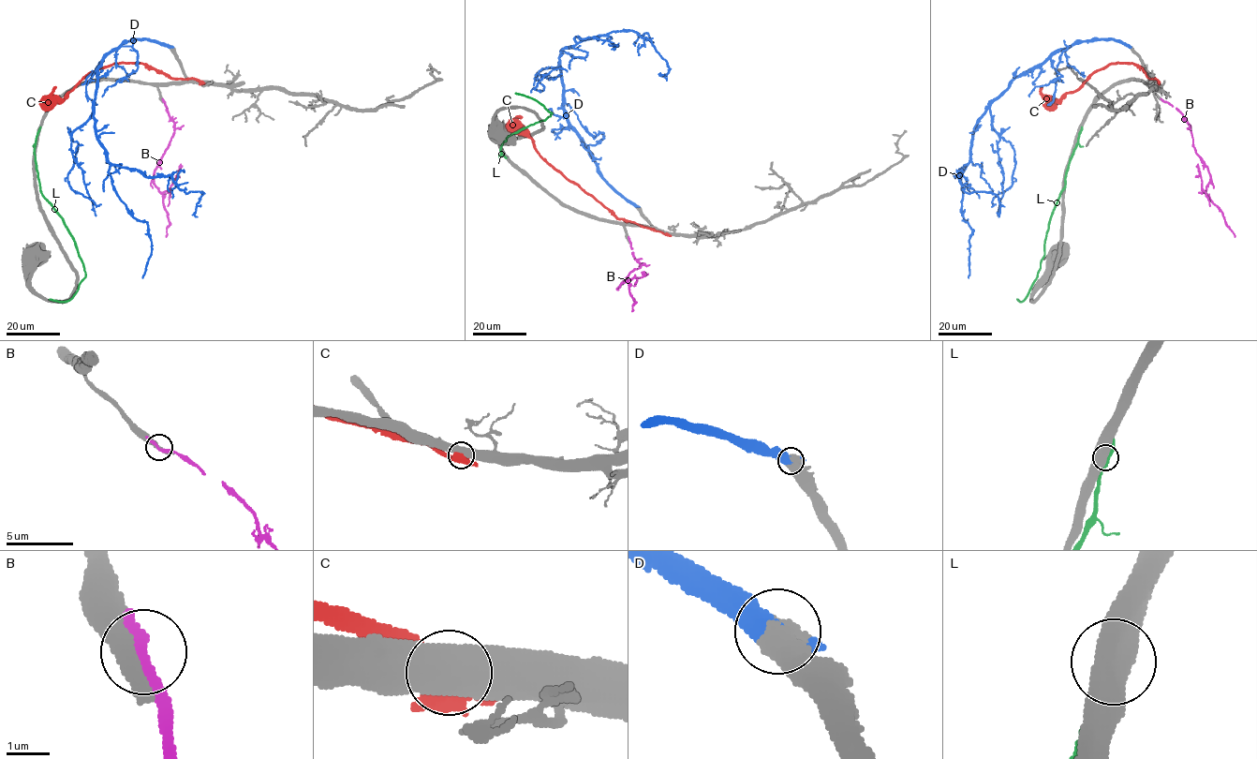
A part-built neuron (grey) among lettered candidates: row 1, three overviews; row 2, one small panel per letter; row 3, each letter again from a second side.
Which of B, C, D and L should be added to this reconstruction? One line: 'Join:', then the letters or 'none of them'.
Join: D

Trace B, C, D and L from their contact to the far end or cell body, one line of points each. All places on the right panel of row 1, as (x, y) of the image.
B: (1163, 101), (1180, 111), (1189, 125), (1192, 145), (1209, 174), (1206, 195), (1221, 212), (1226, 225), (1234, 236)
C: (1158, 82), (1132, 64), (1111, 64), (1058, 99), (1050, 99), (1042, 95), (1042, 86)
D: (1130, 47), (1087, 39), (1057, 50), (991, 104), (954, 176), (965, 192), (993, 193), (998, 216)
L: (1080, 130), (1065, 186), (1049, 221), (1044, 255), (1037, 278), (1022, 301), (1017, 299)

